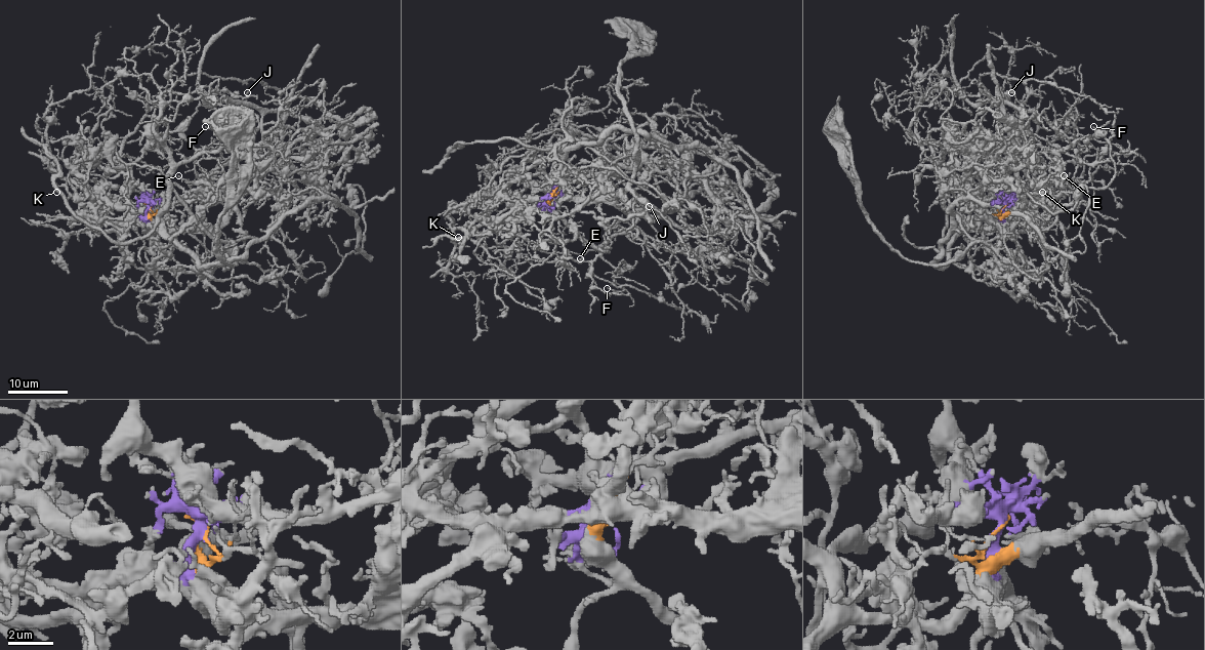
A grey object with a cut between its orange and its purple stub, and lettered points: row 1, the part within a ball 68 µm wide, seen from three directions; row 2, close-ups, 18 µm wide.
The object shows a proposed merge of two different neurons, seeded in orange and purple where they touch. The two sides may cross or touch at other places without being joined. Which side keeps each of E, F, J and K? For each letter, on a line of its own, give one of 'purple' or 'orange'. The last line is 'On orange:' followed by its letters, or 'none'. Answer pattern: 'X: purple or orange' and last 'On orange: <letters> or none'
E: orange
F: orange
J: orange
K: purple
On orange: E, F, J

